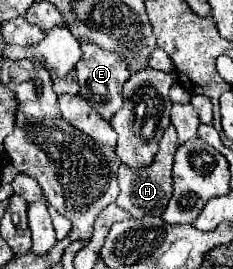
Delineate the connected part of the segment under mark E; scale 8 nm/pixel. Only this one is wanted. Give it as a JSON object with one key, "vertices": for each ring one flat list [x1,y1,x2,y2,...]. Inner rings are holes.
{"vertices":[[81,42,81,62,77,62,75,66,75,76,81,84,81,96,107,120,111,120,111,116,123,106,123,84,127,82,127,78,131,76,129,64,125,64,125,58,121,58,121,54,111,54,107,50,101,50,97,44,91,42]]}

